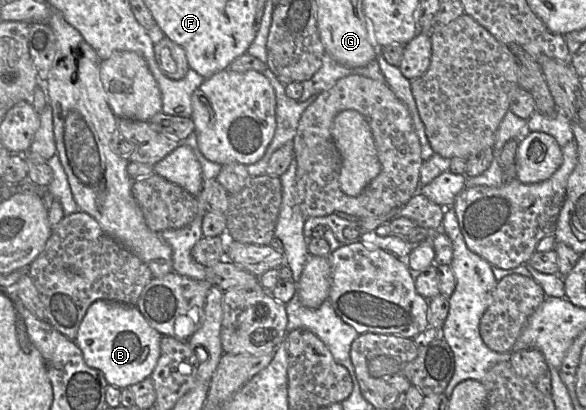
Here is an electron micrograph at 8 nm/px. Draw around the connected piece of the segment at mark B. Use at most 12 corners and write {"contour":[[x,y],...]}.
{"contour":[[96,300],[74,343],[122,390],[151,376],[161,338],[136,306]]}

